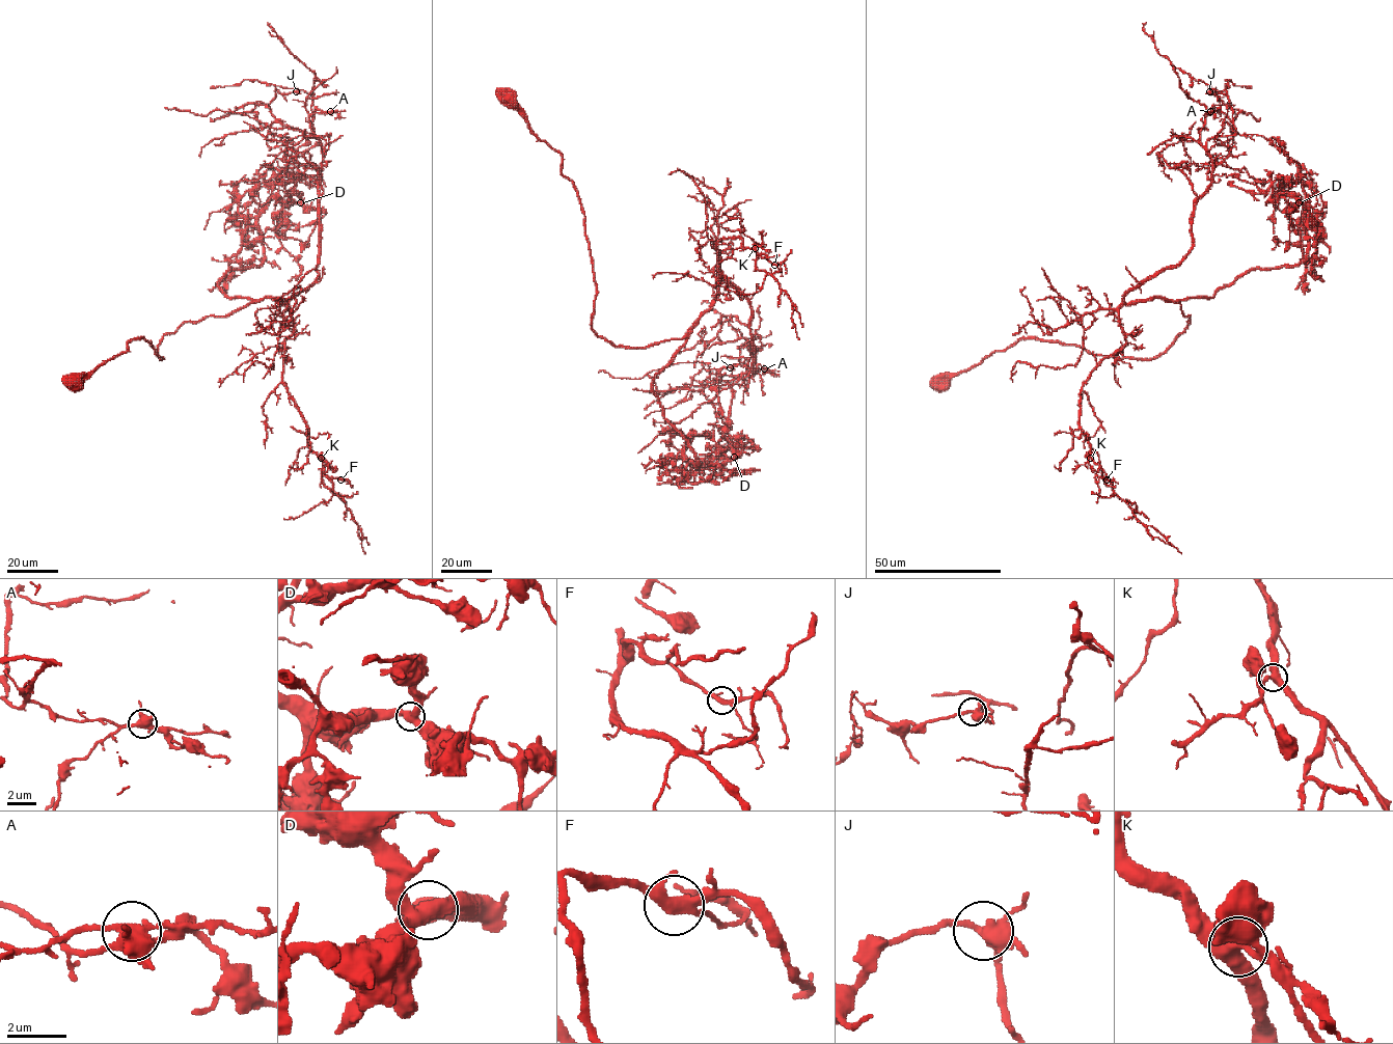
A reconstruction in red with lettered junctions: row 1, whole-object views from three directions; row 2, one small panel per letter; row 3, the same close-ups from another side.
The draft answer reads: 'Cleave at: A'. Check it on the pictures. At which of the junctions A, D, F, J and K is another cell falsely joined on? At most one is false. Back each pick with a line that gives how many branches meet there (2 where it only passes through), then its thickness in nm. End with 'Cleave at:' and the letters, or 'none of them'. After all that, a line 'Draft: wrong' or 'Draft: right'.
A: branches 5; calibre 440 nm
Cleave at: A
Draft: right

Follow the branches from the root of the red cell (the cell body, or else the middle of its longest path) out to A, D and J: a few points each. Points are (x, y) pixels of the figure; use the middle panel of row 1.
A: (509, 95), (576, 190), (596, 334), (681, 339), (730, 282), (752, 312), (757, 369), (742, 363), (764, 368)
D: (509, 95), (576, 190), (594, 331), (632, 348), (685, 336), (653, 392), (697, 465), (734, 457)
J: (509, 95), (576, 190), (596, 334), (681, 339), (730, 282), (762, 369), (745, 390), (730, 367)

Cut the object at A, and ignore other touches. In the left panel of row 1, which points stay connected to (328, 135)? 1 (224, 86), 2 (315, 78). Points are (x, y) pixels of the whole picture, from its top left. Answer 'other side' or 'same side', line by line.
1: other side
2: other side

